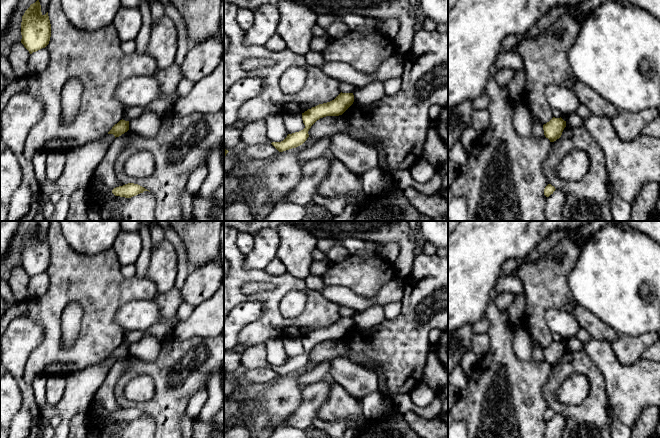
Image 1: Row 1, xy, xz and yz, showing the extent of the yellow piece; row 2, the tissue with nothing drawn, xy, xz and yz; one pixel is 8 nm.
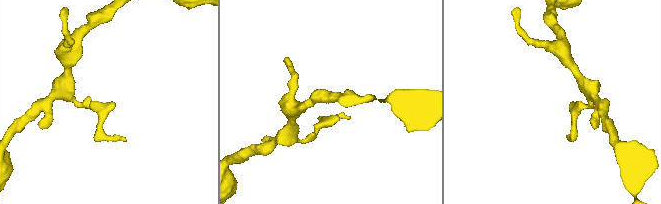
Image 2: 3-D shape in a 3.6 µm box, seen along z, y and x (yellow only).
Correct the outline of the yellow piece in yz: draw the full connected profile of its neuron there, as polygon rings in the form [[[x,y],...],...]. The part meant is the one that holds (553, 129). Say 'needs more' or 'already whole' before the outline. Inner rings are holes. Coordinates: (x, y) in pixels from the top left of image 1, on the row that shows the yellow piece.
already whole; [[[553,117],[549,122],[543,125],[544,135],[550,140],[550,142],[554,142],[561,137],[565,127],[566,121],[561,117]]]

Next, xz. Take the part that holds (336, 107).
already whole; [[[340,93],[334,100],[319,104],[302,113],[302,120],[305,128],[299,132],[288,134],[281,142],[271,144],[279,151],[283,152],[302,145],[309,137],[308,131],[311,126],[320,118],[326,116],[342,115],[354,102],[353,93]]]

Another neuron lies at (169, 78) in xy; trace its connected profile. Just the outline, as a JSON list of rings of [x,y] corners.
[[[173,64],[169,68],[157,70],[153,75],[156,77],[159,83],[160,90],[165,95],[176,93],[177,86],[183,78],[181,68],[175,64]]]

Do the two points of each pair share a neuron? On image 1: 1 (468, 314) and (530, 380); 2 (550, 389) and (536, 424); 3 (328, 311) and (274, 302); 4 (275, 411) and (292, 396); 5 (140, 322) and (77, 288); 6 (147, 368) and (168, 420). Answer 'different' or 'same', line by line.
1: different
2: different
3: same
4: same
5: different
6: same

